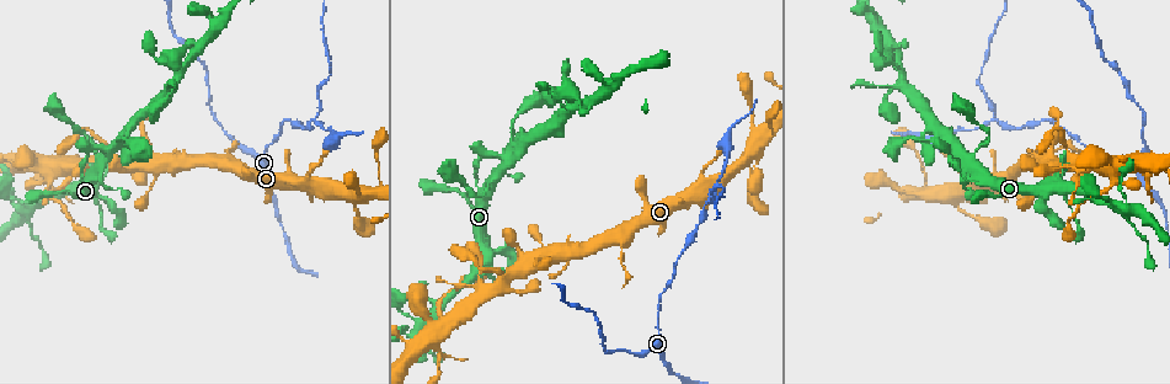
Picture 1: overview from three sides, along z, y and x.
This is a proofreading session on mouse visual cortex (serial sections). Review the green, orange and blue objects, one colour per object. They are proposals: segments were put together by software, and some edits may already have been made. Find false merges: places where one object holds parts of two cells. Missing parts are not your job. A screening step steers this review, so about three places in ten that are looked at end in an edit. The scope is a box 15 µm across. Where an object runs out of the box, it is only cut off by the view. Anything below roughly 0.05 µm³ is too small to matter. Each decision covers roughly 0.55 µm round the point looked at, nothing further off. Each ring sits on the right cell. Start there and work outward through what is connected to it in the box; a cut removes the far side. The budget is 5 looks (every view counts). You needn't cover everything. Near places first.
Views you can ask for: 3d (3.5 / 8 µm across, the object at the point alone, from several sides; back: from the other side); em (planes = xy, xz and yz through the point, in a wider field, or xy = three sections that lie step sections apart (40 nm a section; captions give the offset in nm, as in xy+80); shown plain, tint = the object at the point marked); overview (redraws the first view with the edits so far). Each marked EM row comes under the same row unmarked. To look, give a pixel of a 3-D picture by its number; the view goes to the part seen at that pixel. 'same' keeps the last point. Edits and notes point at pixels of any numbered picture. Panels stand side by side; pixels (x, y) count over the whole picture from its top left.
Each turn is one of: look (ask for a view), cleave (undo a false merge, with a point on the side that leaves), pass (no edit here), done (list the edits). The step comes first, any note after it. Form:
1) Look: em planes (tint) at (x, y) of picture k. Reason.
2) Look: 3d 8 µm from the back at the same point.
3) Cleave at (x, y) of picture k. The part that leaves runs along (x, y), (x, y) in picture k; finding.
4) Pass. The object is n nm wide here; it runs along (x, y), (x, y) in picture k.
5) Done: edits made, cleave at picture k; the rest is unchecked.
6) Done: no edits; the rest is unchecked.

Look: 3d 3.5 µm at (927, 192) of picture 1. Four or more arms meet.

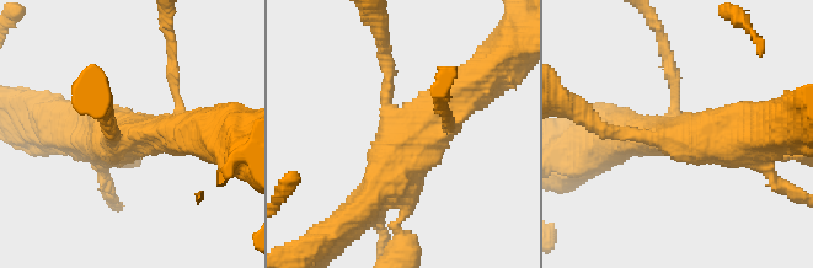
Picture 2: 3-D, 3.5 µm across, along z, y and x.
Look: em xy step 2 (tint) at (121, 137) of picture 2. Now the EM.

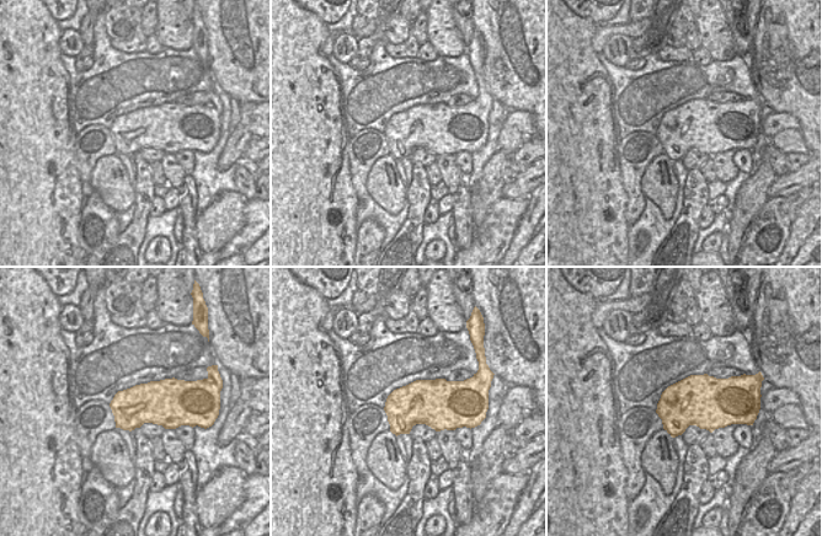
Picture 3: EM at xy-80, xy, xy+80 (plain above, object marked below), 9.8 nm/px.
Pass. One cell here.

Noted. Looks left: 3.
Look: 3d 3.5 µm at (208, 73) of picture 1. A narrow waist.

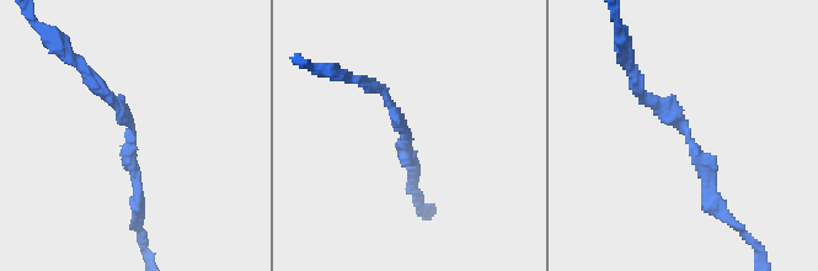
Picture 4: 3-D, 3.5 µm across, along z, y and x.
Look: em planes (tint) at (132, 134) of picture 4. The arms are 150, 200 nm wide; need the tissue.

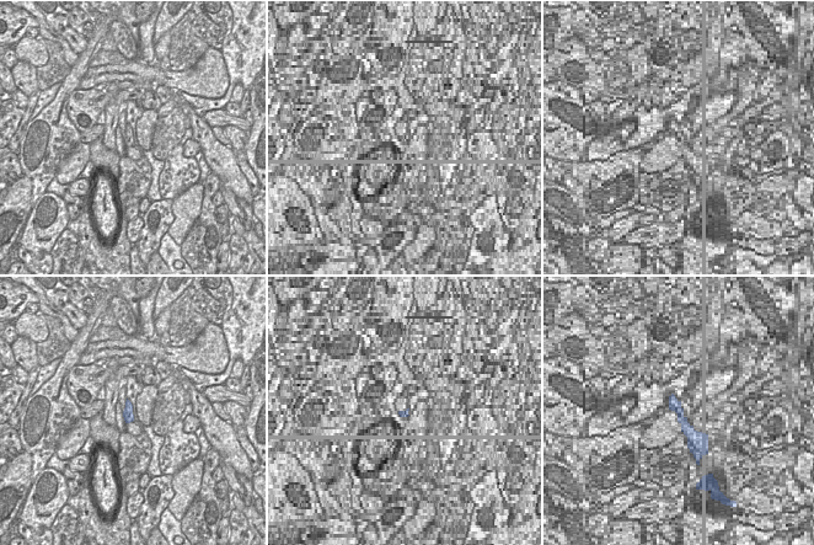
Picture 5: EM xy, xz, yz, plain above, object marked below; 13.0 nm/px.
Pass. The object is 130 nm wide here; it runs along (725, 212), (684, 125), (640, 86) in picture 4; continuous, no second cell.

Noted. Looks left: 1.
Done: no edits; the rest is unchecked.

